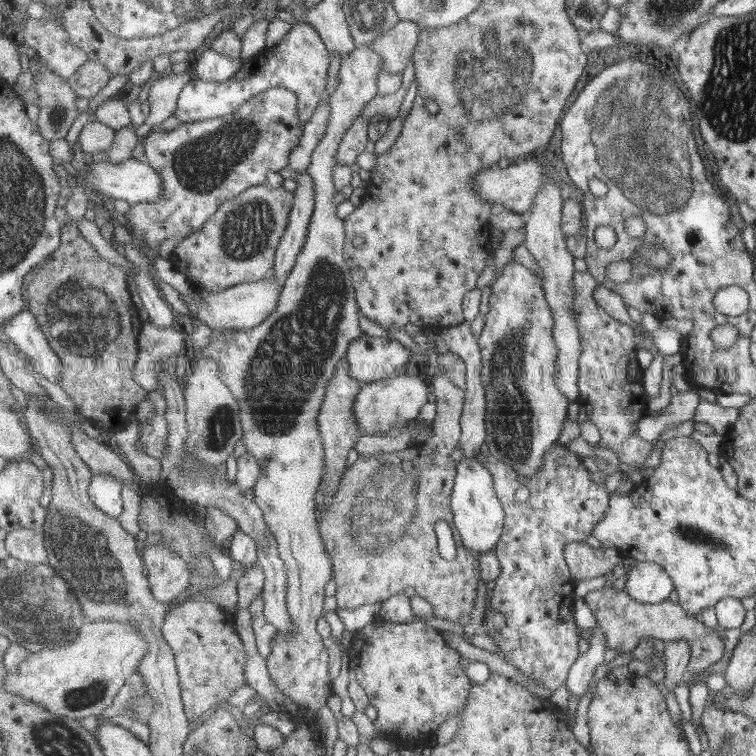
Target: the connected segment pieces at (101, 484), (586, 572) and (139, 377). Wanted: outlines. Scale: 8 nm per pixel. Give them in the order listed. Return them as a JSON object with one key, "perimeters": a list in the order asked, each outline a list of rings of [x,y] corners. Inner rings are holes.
{"perimeters":[[[[94,475],[89,495],[93,504],[107,515],[119,518],[123,514],[122,482],[110,475]]],[[[584,541],[571,542],[565,547],[565,560],[575,581],[604,576],[614,566],[602,549],[592,548]]],[[[145,322],[137,336],[137,360],[133,376],[143,388],[156,390],[164,362],[174,358],[185,346],[185,333],[165,330],[165,327]]]]}

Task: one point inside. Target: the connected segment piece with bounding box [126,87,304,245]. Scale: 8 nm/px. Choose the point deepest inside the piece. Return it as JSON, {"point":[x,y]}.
{"point":[203,164]}

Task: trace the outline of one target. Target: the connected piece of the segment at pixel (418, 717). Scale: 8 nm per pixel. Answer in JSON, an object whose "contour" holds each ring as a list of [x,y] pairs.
{"contour":[[[416,617],[411,622],[399,624],[379,618],[355,632],[351,655],[351,667],[359,683],[365,687],[370,704],[377,710],[374,726],[378,735],[384,733],[395,742],[402,738],[429,740],[443,722],[457,716],[466,707],[473,684],[463,669],[461,654],[445,642],[441,631],[430,626],[427,619]]]}

